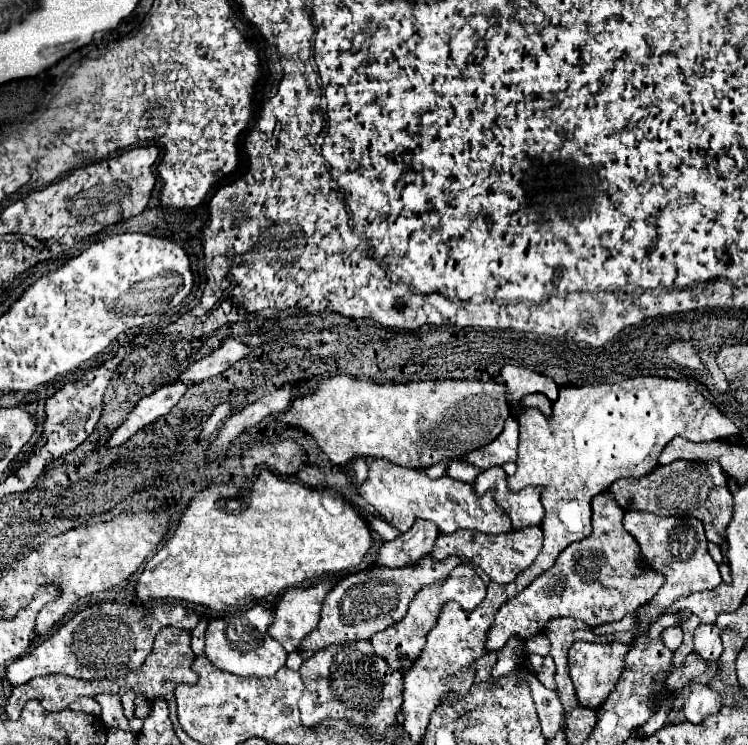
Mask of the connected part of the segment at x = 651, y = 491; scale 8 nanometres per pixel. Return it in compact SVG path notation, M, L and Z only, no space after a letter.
M674 461L670 465L658 465L654 471L640 479L614 481L608 487L608 493L614 495L616 503L622 509L646 511L660 517L696 517L698 521L702 521L708 541L714 541L716 545L724 543L724 531L732 519L732 495L728 491L726 475L722 473L722 467L718 463Z

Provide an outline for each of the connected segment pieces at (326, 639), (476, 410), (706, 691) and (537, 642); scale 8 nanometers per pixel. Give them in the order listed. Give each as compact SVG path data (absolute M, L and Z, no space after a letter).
M426 555L426 559L420 559L414 567L402 567L402 569L370 567L344 577L324 599L318 627L310 635L306 635L304 641L300 643L302 659L304 661L310 659L314 653L326 649L332 643L370 639L374 633L398 623L406 615L408 605L420 591L420 587L440 583L458 563L460 563L458 557L446 557L444 561L434 561L434 557Z
M348 375L326 379L314 393L296 397L278 421L302 427L312 433L318 447L330 457L332 463L344 465L356 457L384 459L410 469L424 469L442 459L458 459L474 449L492 443L504 421L510 417L506 403L506 385L496 381L420 381L420 383L366 383Z
M694 683L690 687L690 695L684 701L682 711L690 723L700 723L704 717L718 713L720 707L722 707L722 701L718 693L714 693L708 685Z
M534 635L526 641L526 649L528 649L528 653L536 653L536 655L546 657L550 651L550 641L546 639L546 635Z

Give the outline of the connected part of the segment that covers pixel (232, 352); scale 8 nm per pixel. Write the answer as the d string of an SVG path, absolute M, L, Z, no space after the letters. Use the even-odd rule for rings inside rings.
M228 337L222 341L220 347L216 347L210 355L206 355L204 359L196 361L194 365L190 365L184 373L180 373L180 379L184 383L200 383L208 377L220 375L222 371L226 371L232 363L240 361L242 357L246 357L250 353L250 347L246 347L244 343Z

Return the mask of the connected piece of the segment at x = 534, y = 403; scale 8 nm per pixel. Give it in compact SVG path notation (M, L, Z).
M532 393L532 395L526 395L522 397L520 405L514 409L514 419L520 419L524 415L526 409L538 409L542 415L550 417L552 415L552 401L548 401L542 393Z

